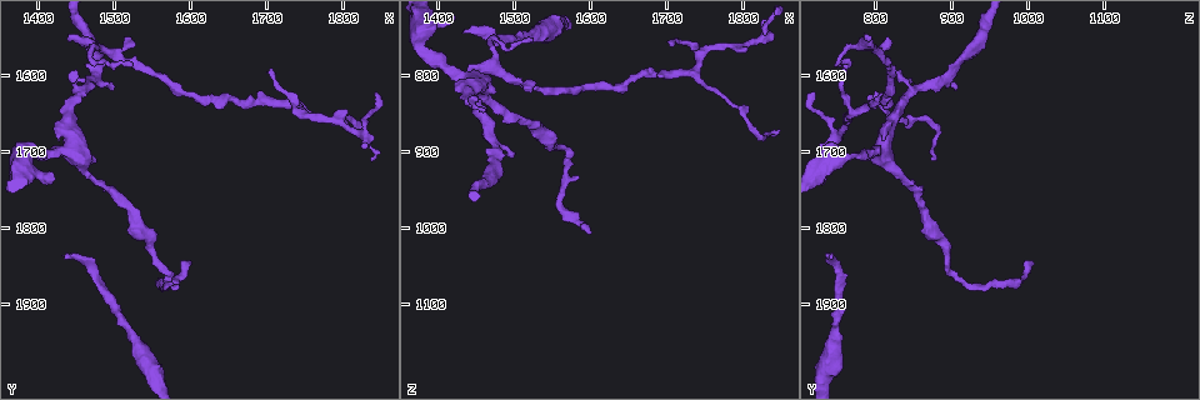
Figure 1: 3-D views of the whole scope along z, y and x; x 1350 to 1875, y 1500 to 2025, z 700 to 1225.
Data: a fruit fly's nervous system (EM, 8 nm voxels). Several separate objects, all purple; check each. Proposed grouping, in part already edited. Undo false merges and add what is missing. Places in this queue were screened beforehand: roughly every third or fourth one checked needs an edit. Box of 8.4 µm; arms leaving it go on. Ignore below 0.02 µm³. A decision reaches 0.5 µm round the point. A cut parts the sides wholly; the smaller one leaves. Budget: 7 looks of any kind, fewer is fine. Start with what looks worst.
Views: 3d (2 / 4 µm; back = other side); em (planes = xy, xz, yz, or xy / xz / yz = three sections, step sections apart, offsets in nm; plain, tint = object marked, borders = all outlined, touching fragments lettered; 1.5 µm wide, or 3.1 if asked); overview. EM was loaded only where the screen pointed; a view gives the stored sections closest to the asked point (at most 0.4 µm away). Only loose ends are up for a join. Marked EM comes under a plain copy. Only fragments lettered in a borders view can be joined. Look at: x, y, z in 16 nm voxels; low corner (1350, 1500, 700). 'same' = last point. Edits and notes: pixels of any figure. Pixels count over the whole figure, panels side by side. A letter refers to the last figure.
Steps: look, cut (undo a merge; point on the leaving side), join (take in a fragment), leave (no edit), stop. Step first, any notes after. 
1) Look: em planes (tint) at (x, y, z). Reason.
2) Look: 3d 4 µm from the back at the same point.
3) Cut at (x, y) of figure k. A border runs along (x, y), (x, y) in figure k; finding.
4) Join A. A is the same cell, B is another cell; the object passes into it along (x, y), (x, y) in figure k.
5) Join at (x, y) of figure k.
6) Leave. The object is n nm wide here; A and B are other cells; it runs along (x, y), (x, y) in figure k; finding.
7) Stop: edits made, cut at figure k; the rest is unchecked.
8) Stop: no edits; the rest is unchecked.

Look: 3d 4 µm at (1440, 1835, 740). Tapers out.

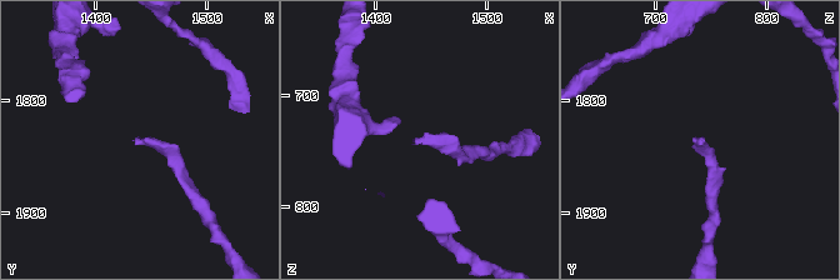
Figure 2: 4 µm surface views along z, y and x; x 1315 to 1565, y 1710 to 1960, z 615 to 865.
Look: em yz step 8 (tint) at (1436, 1836, 742).

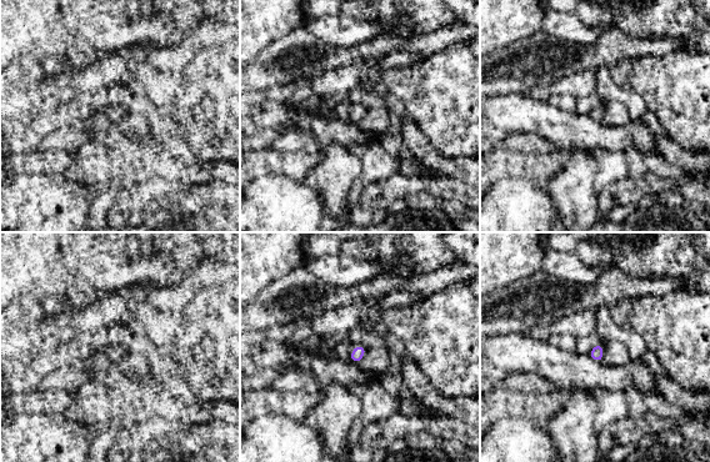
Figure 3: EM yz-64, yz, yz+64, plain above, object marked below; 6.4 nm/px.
Look: em planes (borders) at the same point.

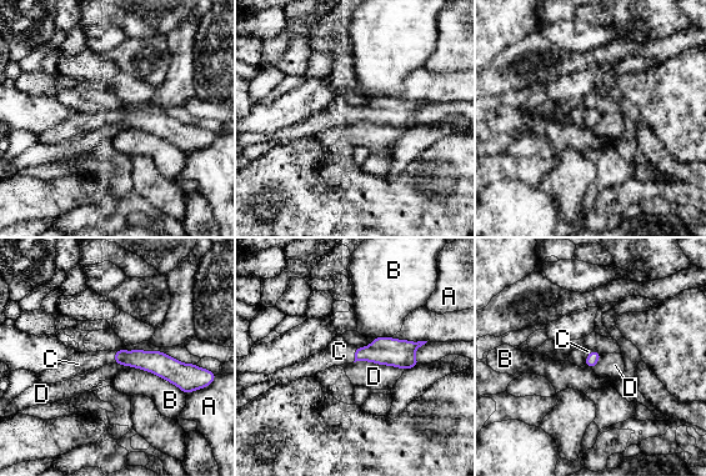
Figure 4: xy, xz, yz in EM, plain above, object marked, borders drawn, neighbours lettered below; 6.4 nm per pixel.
Join C. C is the same cell, A, B and D are other cells; it goes on there.

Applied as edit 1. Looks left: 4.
Look: overview.

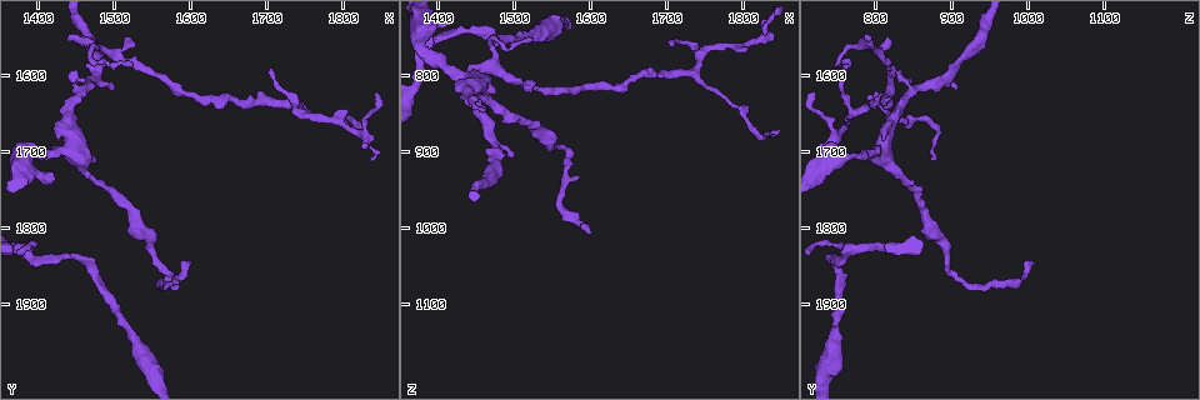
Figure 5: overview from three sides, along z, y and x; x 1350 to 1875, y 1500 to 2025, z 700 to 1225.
Look: em planes (borders) at (1435, 1555, 795). Branch stops here.

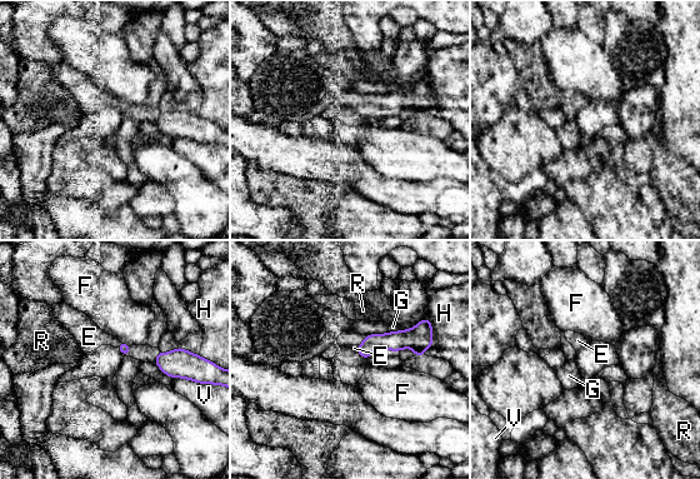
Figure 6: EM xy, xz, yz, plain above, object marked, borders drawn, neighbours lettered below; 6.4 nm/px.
Join E. The longest contact is with V, 150 nm; E is the same cell, F, G, H, R and V are other cells; the object passes into it along (124, 348), (119, 344), (89, 337) in figure 6; it goes on there.

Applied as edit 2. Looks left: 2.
Look: overview. See it whole again.

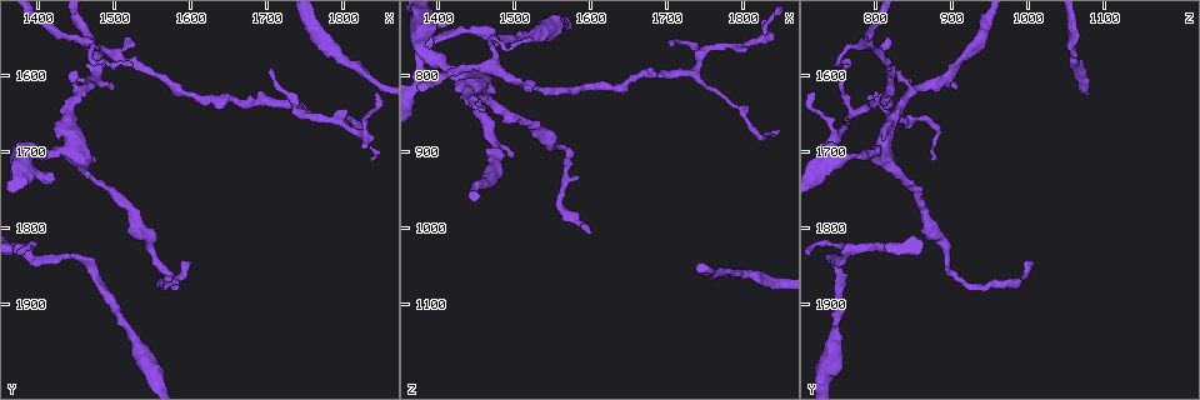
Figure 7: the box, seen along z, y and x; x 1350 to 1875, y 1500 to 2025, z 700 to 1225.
Look: em planes (borders) at (1445, 1700, 810). Arms part here.

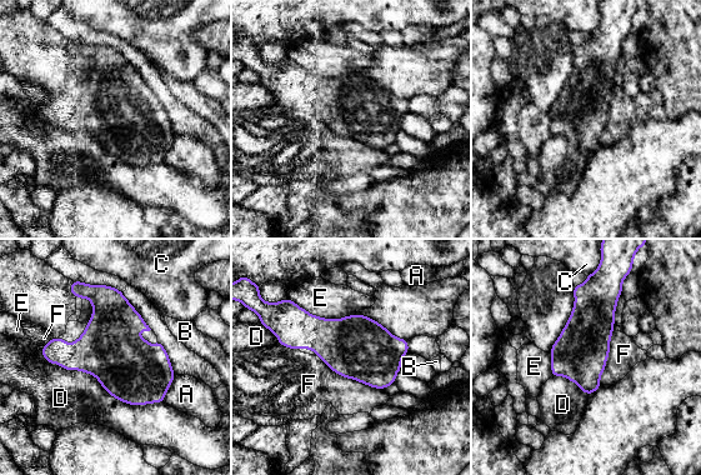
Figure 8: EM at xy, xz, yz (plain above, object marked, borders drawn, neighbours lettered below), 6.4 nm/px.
Leave. The object is 360 nm wide here; A, B, C, D, E and F are other cells; a border runs along (316, 356), (338, 374), (382, 390) in figure 8; all the same neuron.

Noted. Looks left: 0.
Stop: edits made, join at figure 4, join at figure 6; the rest is unchecked.

